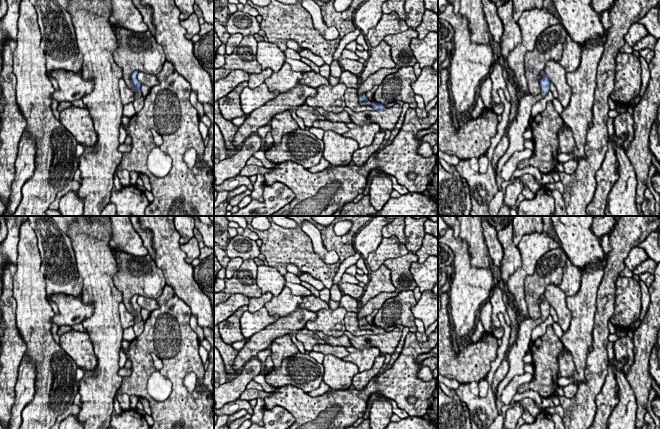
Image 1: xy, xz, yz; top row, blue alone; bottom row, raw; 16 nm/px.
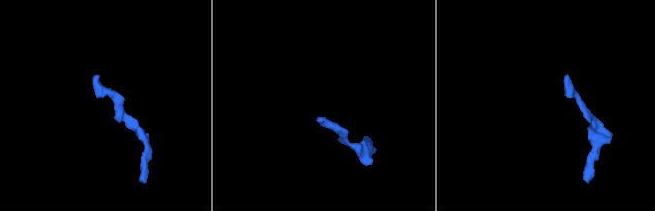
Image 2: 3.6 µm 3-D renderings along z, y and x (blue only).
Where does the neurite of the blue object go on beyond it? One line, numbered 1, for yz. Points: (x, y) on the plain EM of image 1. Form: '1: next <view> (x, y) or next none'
1: next yz (522, 346)

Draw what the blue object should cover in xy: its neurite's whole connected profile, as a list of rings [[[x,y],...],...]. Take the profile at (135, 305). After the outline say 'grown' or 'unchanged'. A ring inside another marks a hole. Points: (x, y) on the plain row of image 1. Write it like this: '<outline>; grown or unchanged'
[[[134,295],[132,297],[132,306],[136,311],[136,317],[134,319],[134,323],[139,323],[140,321],[142,321],[142,316],[141,316],[141,309],[142,308],[138,305],[137,299],[138,299],[138,295]]]; grown

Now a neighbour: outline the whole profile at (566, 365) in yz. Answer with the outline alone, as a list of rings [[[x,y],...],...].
[[[563,347],[563,350],[558,357],[558,363],[560,377],[573,377],[575,373],[575,364],[573,362],[572,354],[566,347]]]

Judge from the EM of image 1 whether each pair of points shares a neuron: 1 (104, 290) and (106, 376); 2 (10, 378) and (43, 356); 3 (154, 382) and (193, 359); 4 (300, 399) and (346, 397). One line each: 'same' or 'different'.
1: same
2: different
3: different
4: same

